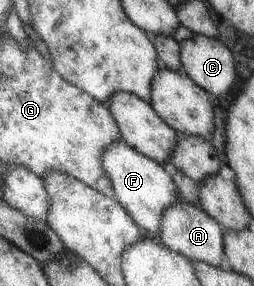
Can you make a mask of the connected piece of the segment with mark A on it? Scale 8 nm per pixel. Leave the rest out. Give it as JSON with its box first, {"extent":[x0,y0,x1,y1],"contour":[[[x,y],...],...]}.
{"extent":[160,200,225,267],"contour":[[[179,200],[166,207],[160,219],[160,241],[169,249],[183,254],[191,261],[200,261],[215,267],[225,266],[223,226],[198,205]]]}

